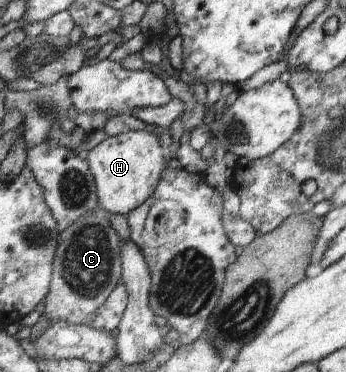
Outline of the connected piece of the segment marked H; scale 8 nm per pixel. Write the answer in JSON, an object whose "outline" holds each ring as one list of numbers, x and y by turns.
{"outline":[[129,131,114,137,107,137,103,142,88,151,86,161,93,176,98,196,98,204,109,213,126,215,134,208,139,208,155,192,163,170,167,167,166,150,159,144,155,133,147,131]]}

